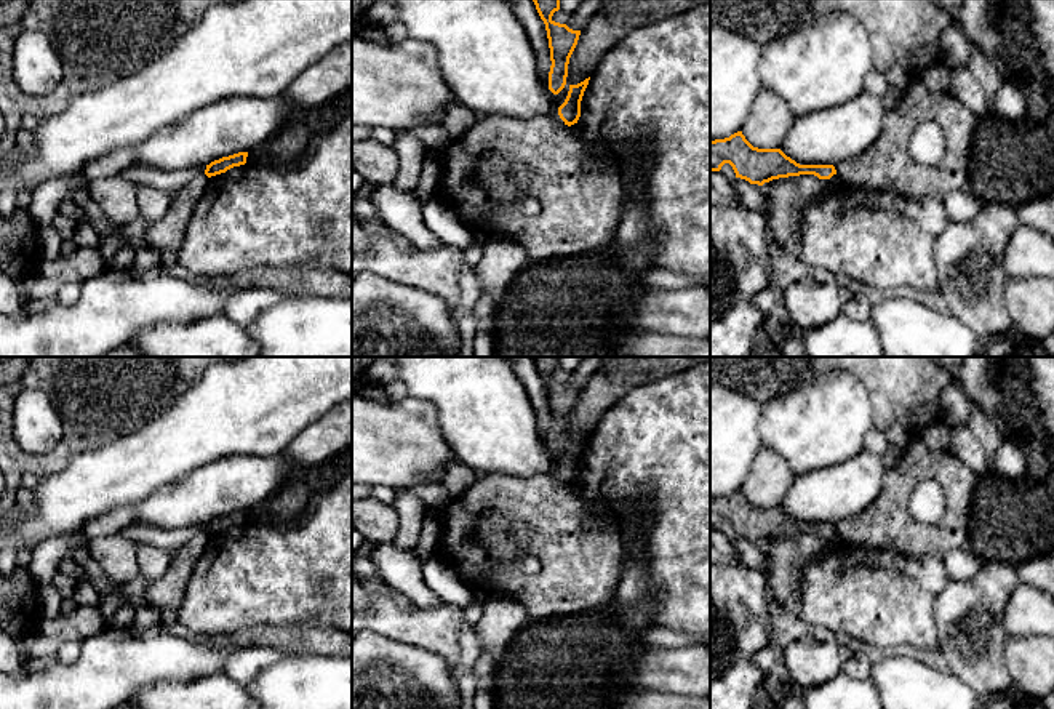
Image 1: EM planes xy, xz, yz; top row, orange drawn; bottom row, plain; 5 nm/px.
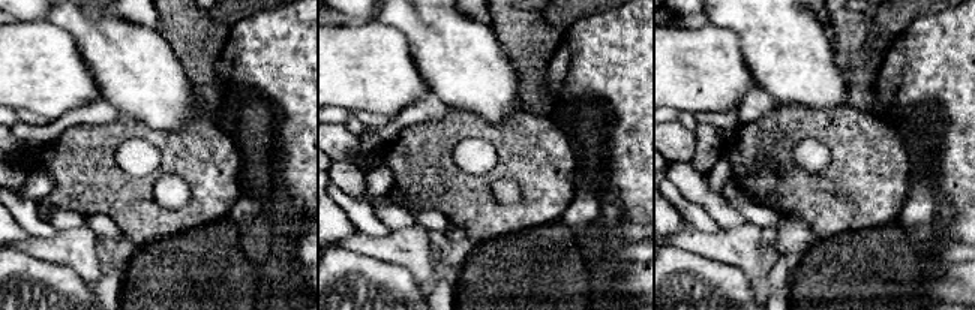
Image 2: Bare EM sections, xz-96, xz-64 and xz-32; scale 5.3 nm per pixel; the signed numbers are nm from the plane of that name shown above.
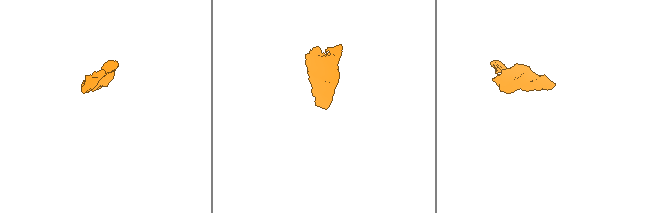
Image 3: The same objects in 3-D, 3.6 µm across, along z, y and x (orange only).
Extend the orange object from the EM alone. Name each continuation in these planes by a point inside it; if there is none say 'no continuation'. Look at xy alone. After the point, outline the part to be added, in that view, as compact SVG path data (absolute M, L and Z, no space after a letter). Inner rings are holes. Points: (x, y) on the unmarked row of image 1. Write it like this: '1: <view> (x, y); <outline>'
no continuation

